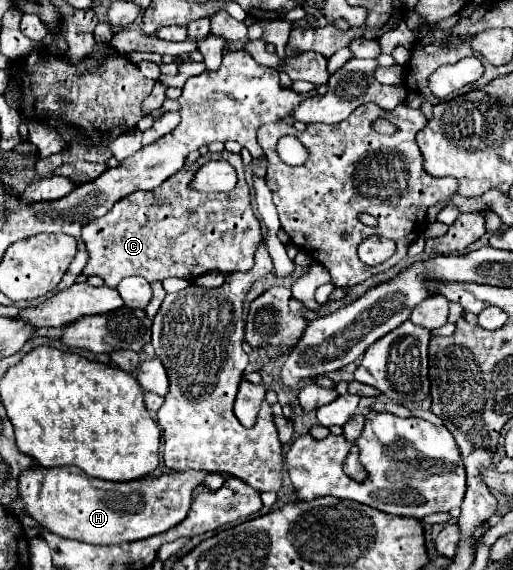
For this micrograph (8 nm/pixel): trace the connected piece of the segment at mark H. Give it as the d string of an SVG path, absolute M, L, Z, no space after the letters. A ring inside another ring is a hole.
M76 467L28 469L20 475L18 491L26 503L26 513L44 529L94 545L118 545L124 541L140 541L156 533L164 533L184 521L190 513L192 491L204 481L204 471L162 473L128 483L110 483L84 475Z

